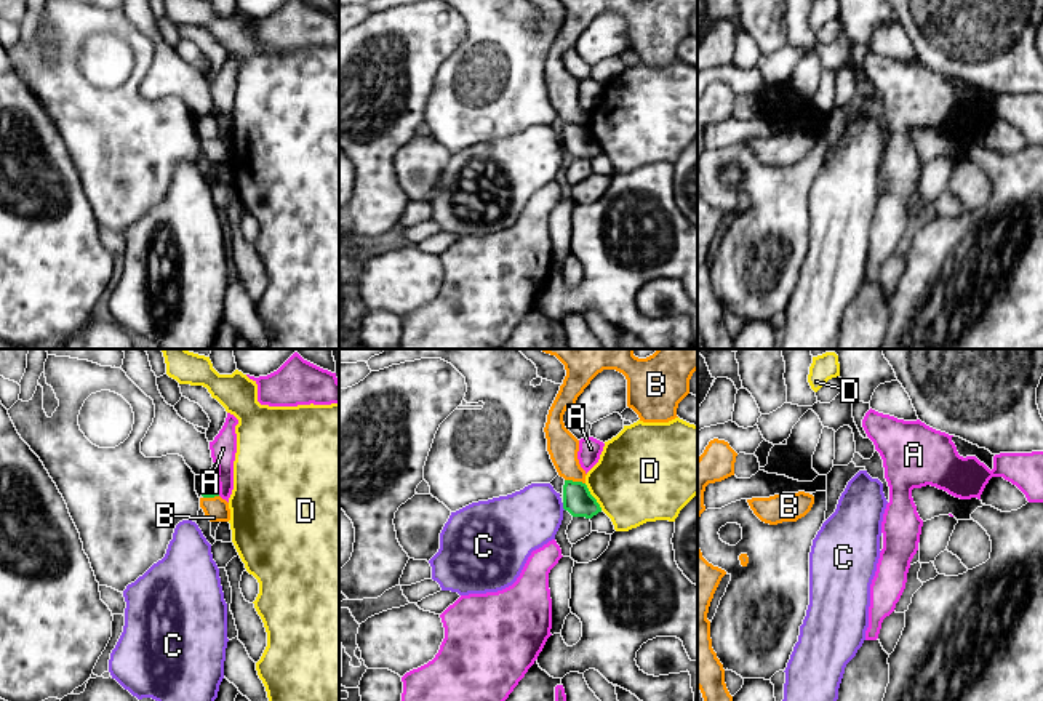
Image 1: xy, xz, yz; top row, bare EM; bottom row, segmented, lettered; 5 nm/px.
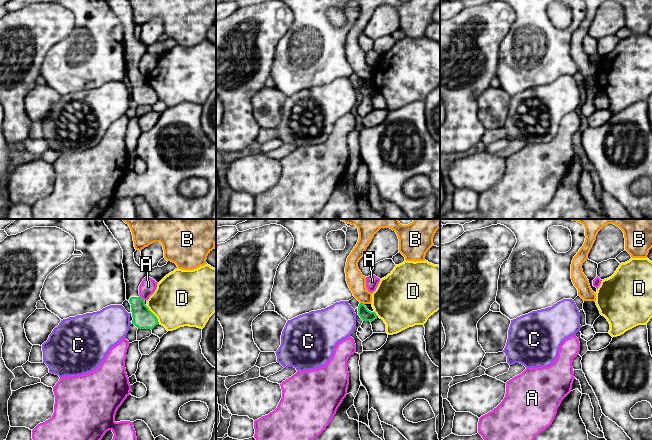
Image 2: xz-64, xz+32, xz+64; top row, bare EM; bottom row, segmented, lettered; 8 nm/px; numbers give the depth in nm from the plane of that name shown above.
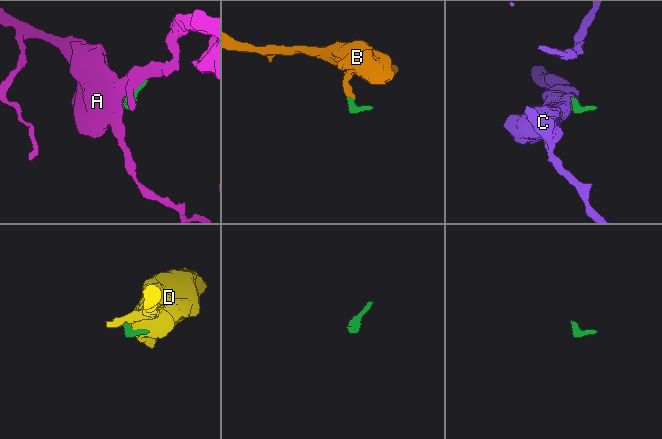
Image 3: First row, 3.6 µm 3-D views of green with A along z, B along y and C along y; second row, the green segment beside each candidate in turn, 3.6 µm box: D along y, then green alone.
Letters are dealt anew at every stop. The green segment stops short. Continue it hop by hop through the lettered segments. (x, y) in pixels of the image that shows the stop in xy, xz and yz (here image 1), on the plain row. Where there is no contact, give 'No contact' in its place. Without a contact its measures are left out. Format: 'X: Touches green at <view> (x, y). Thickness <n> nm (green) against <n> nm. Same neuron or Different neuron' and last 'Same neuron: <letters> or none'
A: Touches green at xy (218, 133). Thickness 50 nm (green) against 130 nm. Different neuron
B: Touches green at xz (575, 124). Thickness 150 nm (green) against 160 nm. Different neuron
C: Touches green at xz (563, 148). Thickness 150 nm (green) against 300 nm. Different neuron
D: Touches green at xz (592, 138). Thickness 150 nm (green) against 440 nm. Different neuron
Same neuron: none

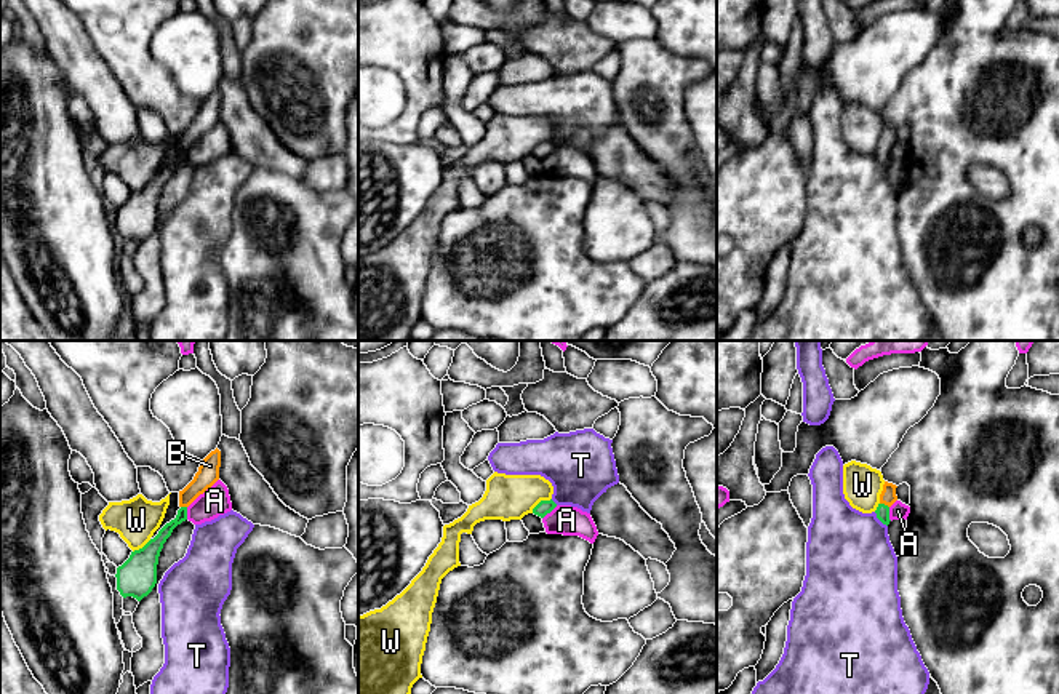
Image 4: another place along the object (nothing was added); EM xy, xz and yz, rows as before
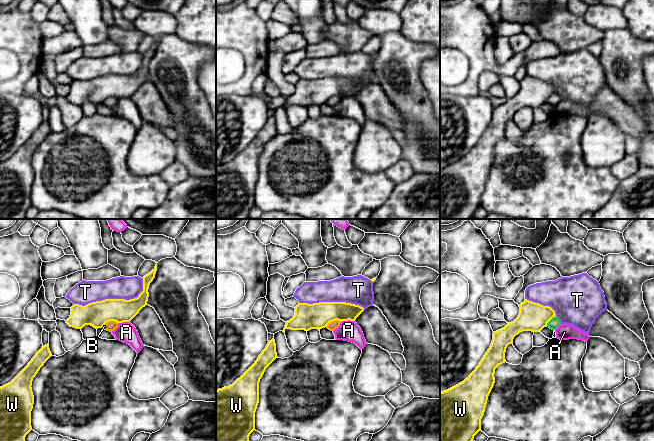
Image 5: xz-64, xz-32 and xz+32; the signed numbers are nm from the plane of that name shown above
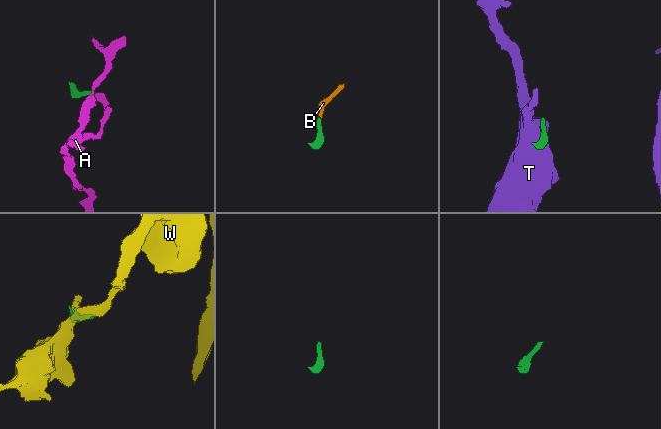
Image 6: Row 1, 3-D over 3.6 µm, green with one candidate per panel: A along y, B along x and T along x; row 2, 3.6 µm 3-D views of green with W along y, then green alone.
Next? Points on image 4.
A: Touches green at xz (549, 154). Thickness 70 nm (green) against 150 nm. Different neuron
B: Touches green at yz (883, 146). Thickness 70 nm (green) against 80 nm. Same neuron
T: Touches green at yz (880, 162). Thickness 70 nm (green) against 440 nm. Different neuron
W: Touches green at xz (539, 144). Thickness 70 nm (green) against 220 nm. Different neuron
Same neuron: B

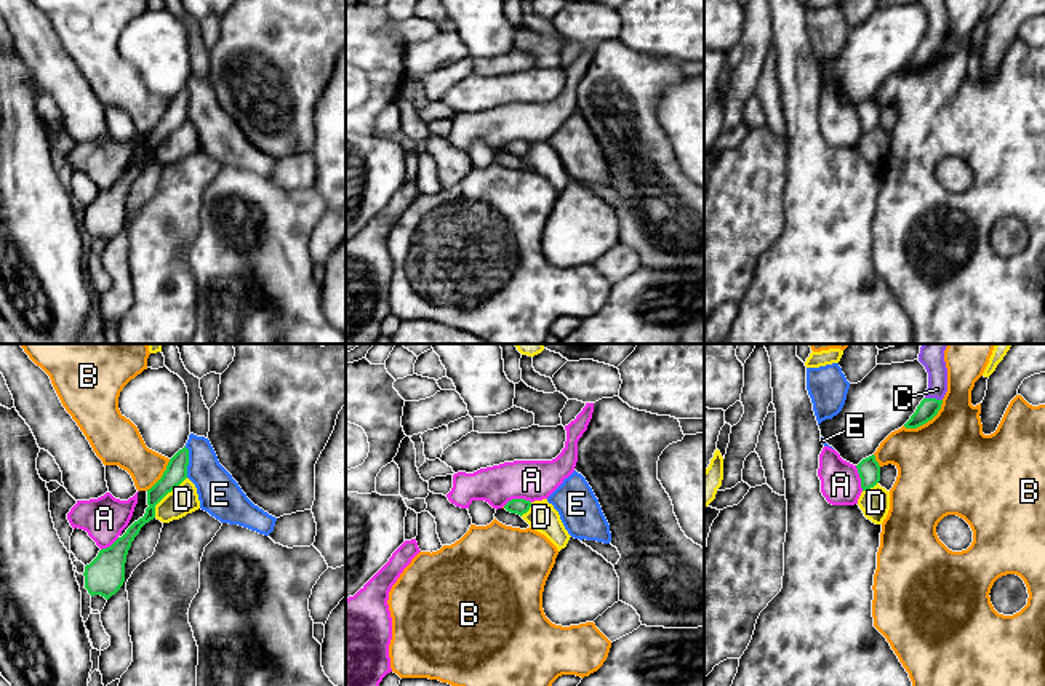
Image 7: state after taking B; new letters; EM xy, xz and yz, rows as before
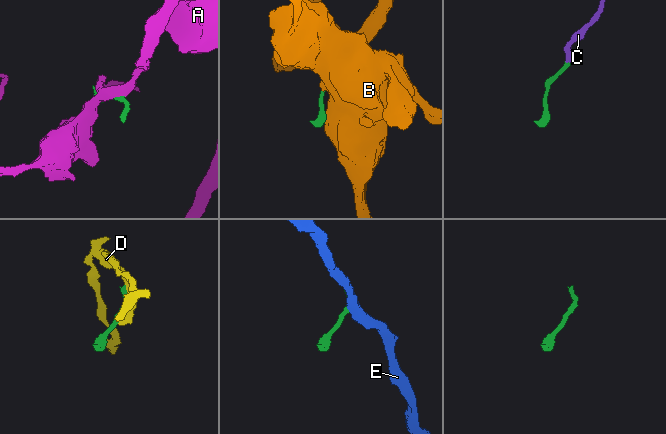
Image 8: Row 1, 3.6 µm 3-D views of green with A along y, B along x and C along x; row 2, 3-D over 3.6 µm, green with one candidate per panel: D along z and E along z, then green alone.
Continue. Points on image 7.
A: Touches green at xz (516, 141). Thickness 80 nm (green) against 200 nm. Different neuron
B: Touches green at yz (925, 64). Thickness 100 nm (green) against 480 nm. Different neuron
C: Touches green at yz (933, 40). Thickness 100 nm (green) against 100 nm. Same neuron
D: Touches green at xy (165, 136). Thickness 110 nm (green) against 150 nm. Different neuron
E: Touches green at xy (188, 104). Thickness 110 nm (green) against 220 nm. Different neuron
Same neuron: C

